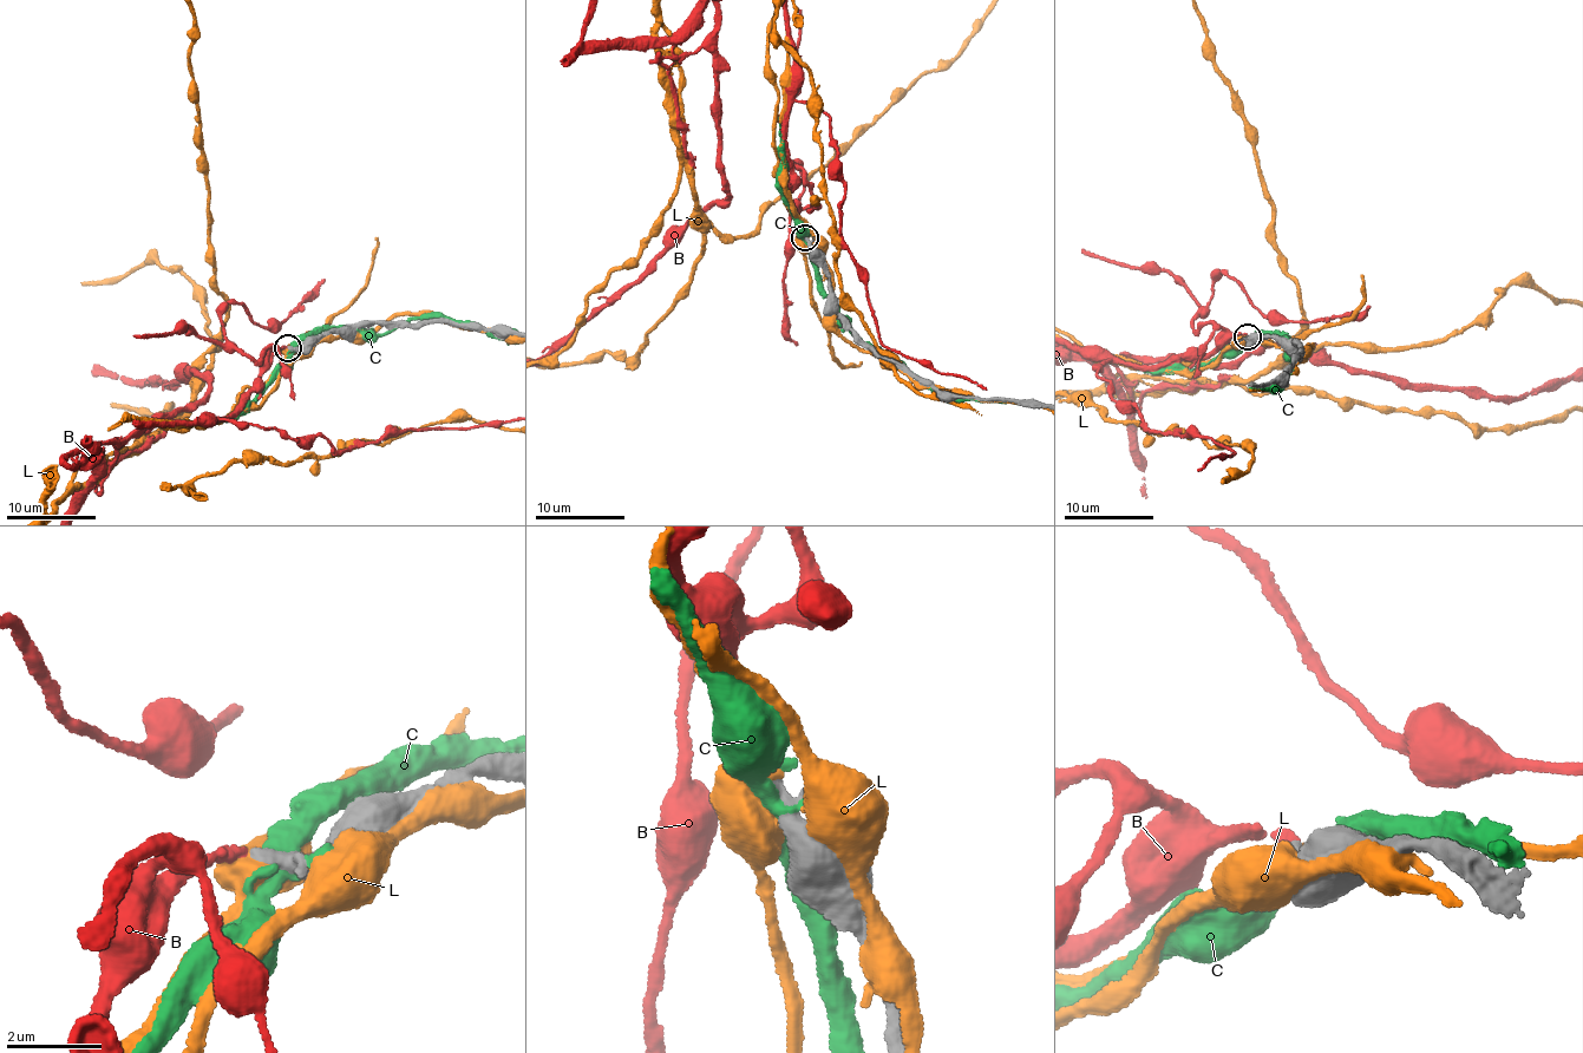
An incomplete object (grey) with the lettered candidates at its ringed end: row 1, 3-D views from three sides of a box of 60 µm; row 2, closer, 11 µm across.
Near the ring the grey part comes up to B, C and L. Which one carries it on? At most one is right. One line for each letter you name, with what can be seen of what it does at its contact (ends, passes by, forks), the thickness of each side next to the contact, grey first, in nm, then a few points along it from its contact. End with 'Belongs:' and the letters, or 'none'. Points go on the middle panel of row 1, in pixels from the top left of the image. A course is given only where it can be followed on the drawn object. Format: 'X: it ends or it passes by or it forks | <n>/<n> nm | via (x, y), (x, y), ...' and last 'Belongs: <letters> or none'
B: it ends | 220/240 nm
Belongs: B

